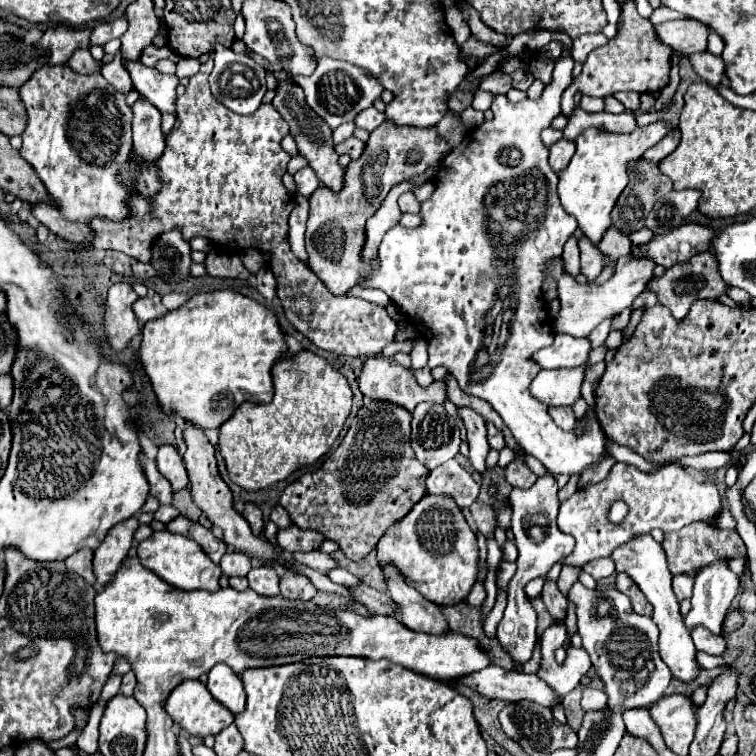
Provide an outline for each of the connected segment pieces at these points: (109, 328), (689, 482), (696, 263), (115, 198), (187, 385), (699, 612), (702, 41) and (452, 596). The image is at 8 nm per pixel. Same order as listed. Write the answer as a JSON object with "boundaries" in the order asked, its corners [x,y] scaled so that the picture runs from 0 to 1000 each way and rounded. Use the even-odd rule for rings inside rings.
{"boundaries":[[[[155,373],[144,381],[136,439],[149,466],[165,463],[173,447],[184,442],[184,426],[173,407],[181,394],[184,392],[176,386],[171,373]]],[[[816,611],[798,638],[779,643],[774,648],[763,648],[753,661],[742,667],[737,693],[742,704],[761,712],[761,725],[758,733],[745,741],[745,746],[738,743],[731,749],[731,754],[726,755],[721,766],[737,769],[742,751],[750,746],[766,746],[769,751],[779,741],[808,735],[808,728],[816,720],[824,720],[840,706],[858,706],[864,698],[890,704],[914,690],[940,693],[951,675],[954,675],[954,656],[948,643],[919,638],[896,614],[877,616],[866,627],[853,627],[835,614]],[[816,659],[824,659],[832,667],[832,683],[827,685],[824,698],[811,698],[811,693],[806,693],[803,688],[806,667]]],[[[927,333],[927,336],[917,339],[911,347],[893,349],[893,352],[882,354],[880,365],[874,365],[869,370],[861,370],[856,376],[856,381],[864,381],[872,392],[872,402],[885,407],[890,413],[890,418],[896,423],[901,423],[903,418],[911,415],[911,407],[919,397],[951,397],[954,392],[962,389],[964,376],[951,362],[948,341],[940,333]]],[[[54,87],[25,116],[36,146],[36,167],[28,177],[28,206],[44,220],[60,243],[75,278],[94,294],[118,296],[123,286],[144,294],[163,294],[176,286],[171,267],[173,249],[163,241],[160,225],[176,196],[176,148],[136,101],[107,101],[91,87]]],[[[308,384],[258,389],[234,410],[194,426],[184,458],[184,476],[210,540],[221,550],[237,548],[266,569],[298,561],[321,529],[358,532],[358,487],[377,468],[380,458],[364,415]]],[[[948,741],[943,746],[934,747],[925,759],[919,762],[917,775],[917,791],[914,791],[914,807],[906,815],[906,828],[911,836],[917,836],[917,831],[930,828],[935,831],[940,839],[954,839],[954,828],[962,812],[962,804],[967,799],[967,794],[975,788],[978,780],[978,762],[972,762],[962,749],[959,741]]],[[[890,26],[866,34],[866,42],[874,56],[888,61],[890,66],[901,66],[906,71],[933,69],[935,66],[935,48],[940,37],[925,26]]],[[[562,653],[541,680],[515,696],[499,720],[499,738],[520,741],[528,757],[552,783],[575,799],[604,799],[615,794],[634,757],[634,730],[626,738],[631,714],[610,672],[597,656]]]]}

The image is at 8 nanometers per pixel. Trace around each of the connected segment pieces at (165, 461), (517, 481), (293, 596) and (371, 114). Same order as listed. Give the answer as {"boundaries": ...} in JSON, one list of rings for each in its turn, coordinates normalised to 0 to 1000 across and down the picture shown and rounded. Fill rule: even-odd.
{"boundaries":[[[[213,590],[208,598],[208,619],[224,635],[229,651],[242,648],[247,643],[247,622],[242,606],[229,590]]],[[[679,608],[671,619],[668,619],[668,632],[676,643],[681,646],[702,646],[708,640],[708,627],[689,611],[689,608]]],[[[380,754],[372,762],[372,786],[380,794],[411,794],[419,786],[419,778],[411,772],[406,762]]],[[[485,143],[480,148],[472,151],[470,156],[470,167],[472,169],[483,169],[488,175],[493,175],[499,167],[504,167],[509,161],[509,151],[507,148],[499,148],[496,143]]]]}

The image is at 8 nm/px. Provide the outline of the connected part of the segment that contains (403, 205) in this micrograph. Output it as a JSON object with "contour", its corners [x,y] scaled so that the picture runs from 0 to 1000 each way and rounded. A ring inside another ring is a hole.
{"contour":[[[536,254],[530,262],[528,262],[528,275],[533,280],[546,280],[552,283],[552,275],[554,275],[554,267],[549,265],[549,259],[544,254]]]}

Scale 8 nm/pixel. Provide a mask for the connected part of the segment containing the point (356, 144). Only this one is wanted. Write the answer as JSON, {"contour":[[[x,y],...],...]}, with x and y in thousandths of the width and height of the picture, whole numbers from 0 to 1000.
{"contour":[[[462,183],[459,188],[448,190],[448,204],[462,204],[467,212],[475,212],[483,201],[483,188],[478,188],[475,183]]]}

